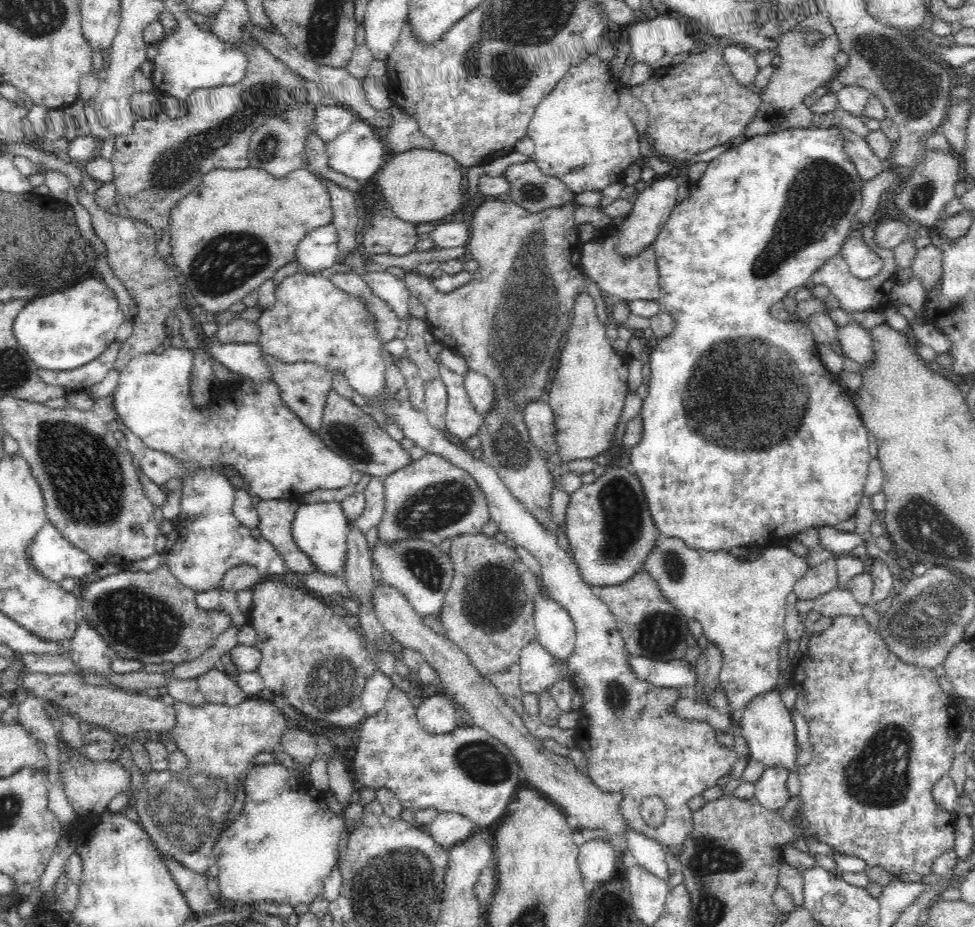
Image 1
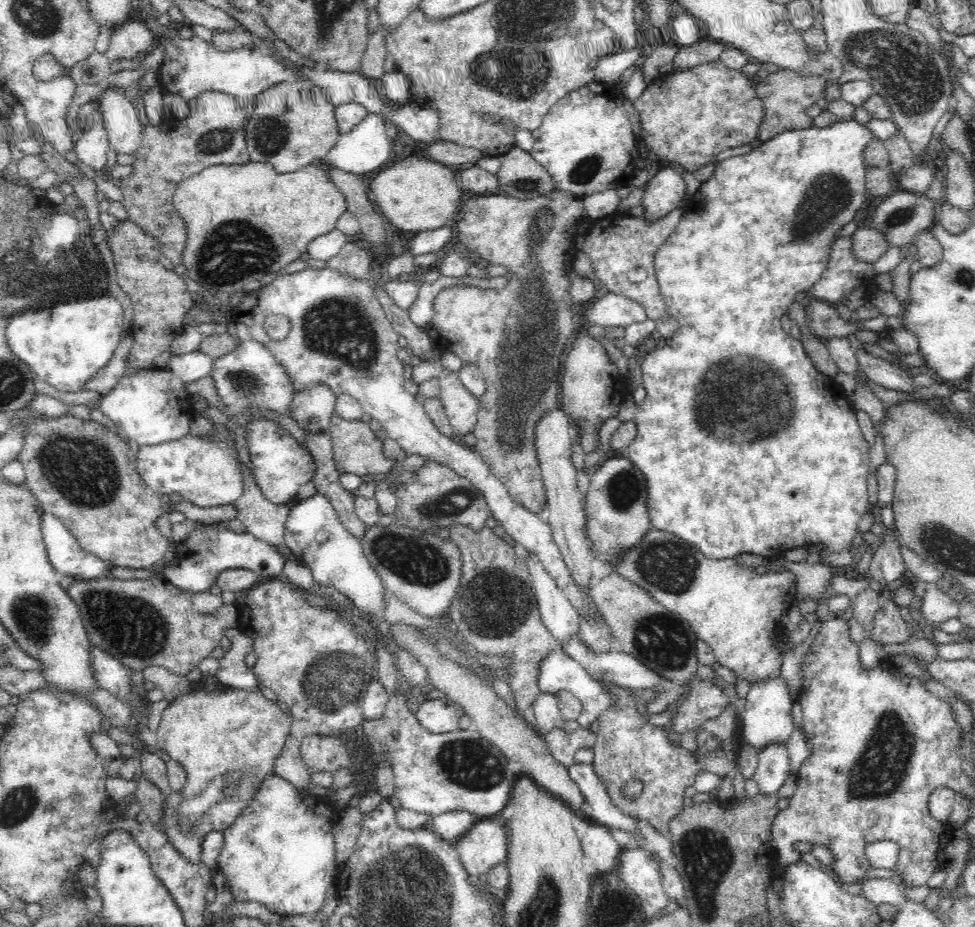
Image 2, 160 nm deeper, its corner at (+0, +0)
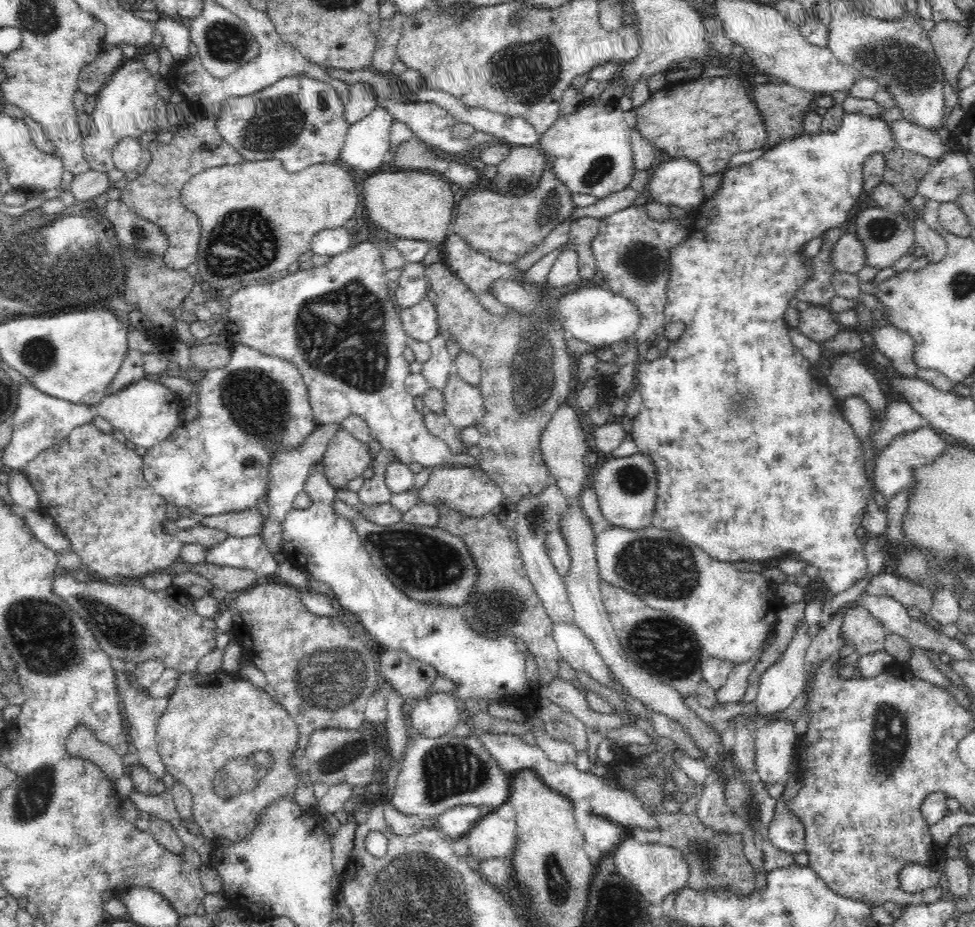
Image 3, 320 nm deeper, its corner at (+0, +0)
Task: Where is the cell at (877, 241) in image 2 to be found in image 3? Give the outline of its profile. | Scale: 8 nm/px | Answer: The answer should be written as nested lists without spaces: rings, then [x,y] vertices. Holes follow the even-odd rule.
[[[844,233],[831,250],[831,263],[838,271],[856,274],[865,266],[865,248],[855,233]]]

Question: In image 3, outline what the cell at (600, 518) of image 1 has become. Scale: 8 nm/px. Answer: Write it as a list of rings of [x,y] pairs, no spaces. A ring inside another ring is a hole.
[[[637,452],[626,458],[610,458],[596,468],[594,491],[598,495],[598,504],[607,527],[622,527],[638,530],[652,525],[652,516],[656,510],[656,491],[658,491],[658,474],[652,458]]]

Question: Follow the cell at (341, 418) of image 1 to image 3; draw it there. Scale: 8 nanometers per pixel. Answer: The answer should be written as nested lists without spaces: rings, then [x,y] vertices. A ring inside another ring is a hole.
[[[341,427],[328,444],[319,465],[328,483],[338,490],[347,489],[350,482],[362,477],[372,460],[368,444]]]

